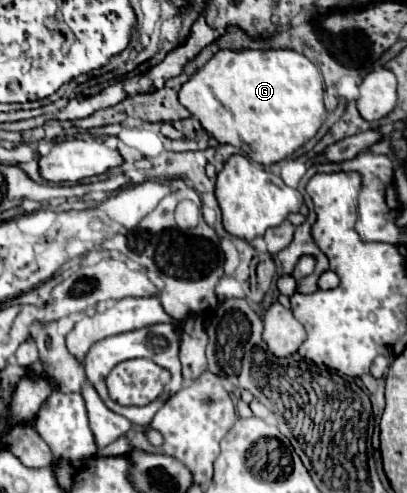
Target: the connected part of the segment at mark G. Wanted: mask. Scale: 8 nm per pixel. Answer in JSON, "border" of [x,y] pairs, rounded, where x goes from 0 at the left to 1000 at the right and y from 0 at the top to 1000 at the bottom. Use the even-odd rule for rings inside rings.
{"border":[[[708,97],[536,101],[491,142],[482,142],[462,158],[462,166],[447,170],[447,178],[437,183],[437,203],[541,292],[570,292],[600,304],[604,320],[644,337],[663,337],[722,312],[781,268],[801,231],[796,162],[786,142],[747,110],[732,110]]]}

